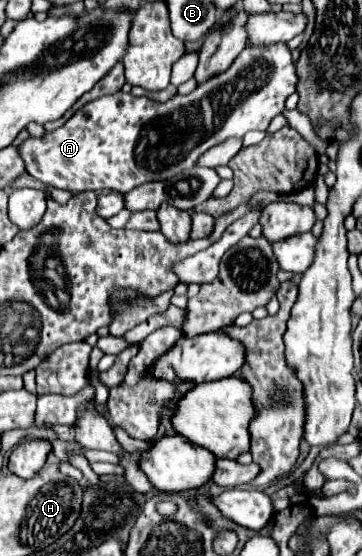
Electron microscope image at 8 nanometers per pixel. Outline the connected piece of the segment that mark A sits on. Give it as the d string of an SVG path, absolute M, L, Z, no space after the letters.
M275 43L267 47L247 45L225 73L205 81L189 95L175 95L167 103L157 103L147 97L133 97L123 91L99 97L83 105L57 131L45 133L45 137L41 139L35 137L25 139L19 145L19 153L25 161L27 171L35 179L51 187L69 189L73 193L97 191L97 189L115 189L119 193L127 193L137 185L149 181L165 181L195 167L199 155L203 155L209 147L219 145L229 137L243 137L247 131L253 129L265 131L269 121L283 111L285 99L297 91L295 85L297 85L295 63L285 43Z

